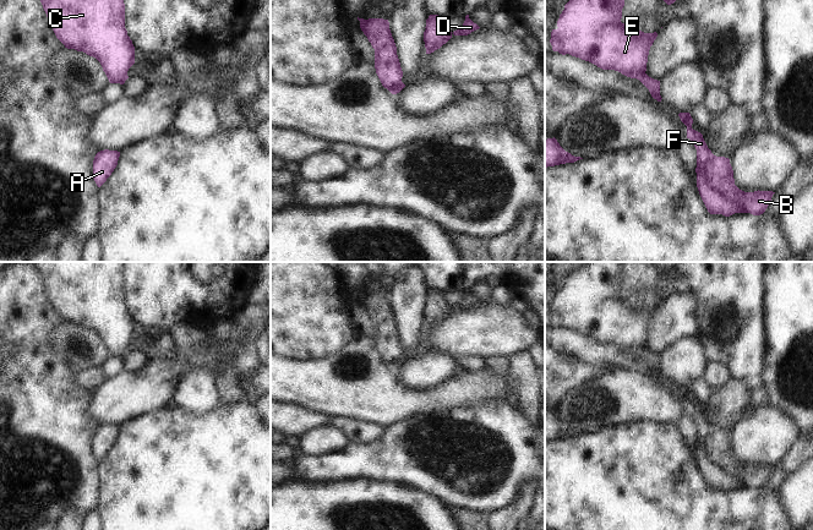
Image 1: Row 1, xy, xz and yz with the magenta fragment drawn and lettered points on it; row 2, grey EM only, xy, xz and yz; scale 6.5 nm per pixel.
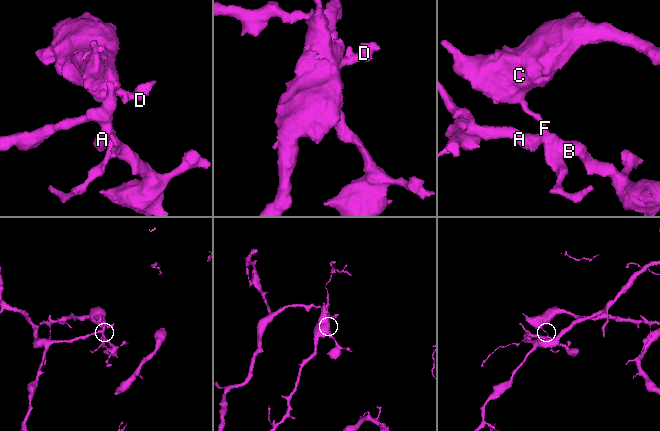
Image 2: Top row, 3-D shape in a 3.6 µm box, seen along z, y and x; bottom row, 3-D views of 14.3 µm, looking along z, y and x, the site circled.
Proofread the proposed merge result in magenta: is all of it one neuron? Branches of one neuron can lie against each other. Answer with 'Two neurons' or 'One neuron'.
Two neurons

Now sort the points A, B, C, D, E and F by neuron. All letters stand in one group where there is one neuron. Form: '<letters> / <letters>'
A B F / C D E

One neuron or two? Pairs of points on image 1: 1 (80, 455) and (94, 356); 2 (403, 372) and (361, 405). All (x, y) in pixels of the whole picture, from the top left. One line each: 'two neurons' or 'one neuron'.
1: two neurons
2: two neurons

